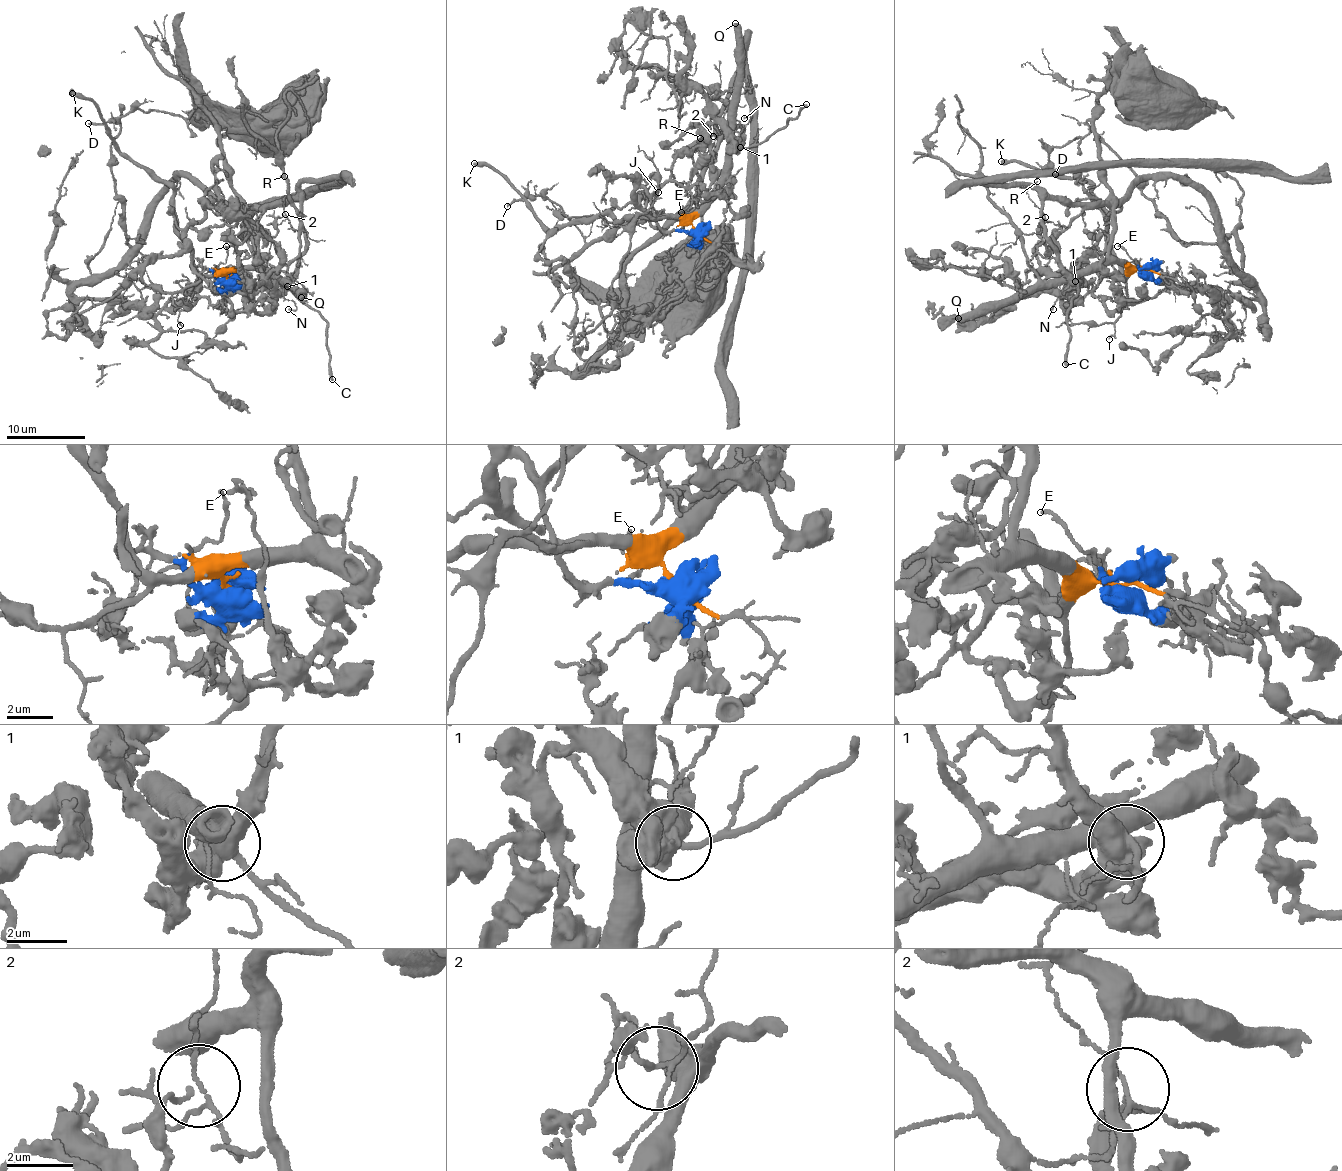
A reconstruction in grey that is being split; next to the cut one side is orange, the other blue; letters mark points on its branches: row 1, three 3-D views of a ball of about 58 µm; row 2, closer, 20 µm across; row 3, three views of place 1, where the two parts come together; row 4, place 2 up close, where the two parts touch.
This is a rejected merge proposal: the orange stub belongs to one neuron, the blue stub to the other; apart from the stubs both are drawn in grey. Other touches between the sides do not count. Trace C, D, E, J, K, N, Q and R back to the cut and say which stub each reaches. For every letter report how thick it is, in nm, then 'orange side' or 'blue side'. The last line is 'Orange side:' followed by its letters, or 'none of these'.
C: 320 nm thick; orange side
D: 180 nm thick; orange side
E: 160 nm thick; blue side
J: 130 nm thick; orange side
K: 400 nm thick; orange side
N: 110 nm thick; orange side
Q: 550 nm thick; orange side
R: 110 nm thick; orange side
Orange side: C, D, J, K, N, Q, R

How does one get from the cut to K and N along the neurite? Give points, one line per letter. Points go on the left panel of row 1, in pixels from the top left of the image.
K: (227, 277), (201, 274), (179, 232), (171, 186), (120, 152), (91, 101), (72, 92)
N: (227, 277), (229, 271), (252, 267), (272, 272), (283, 286), (286, 298), (296, 306), (289, 309)

